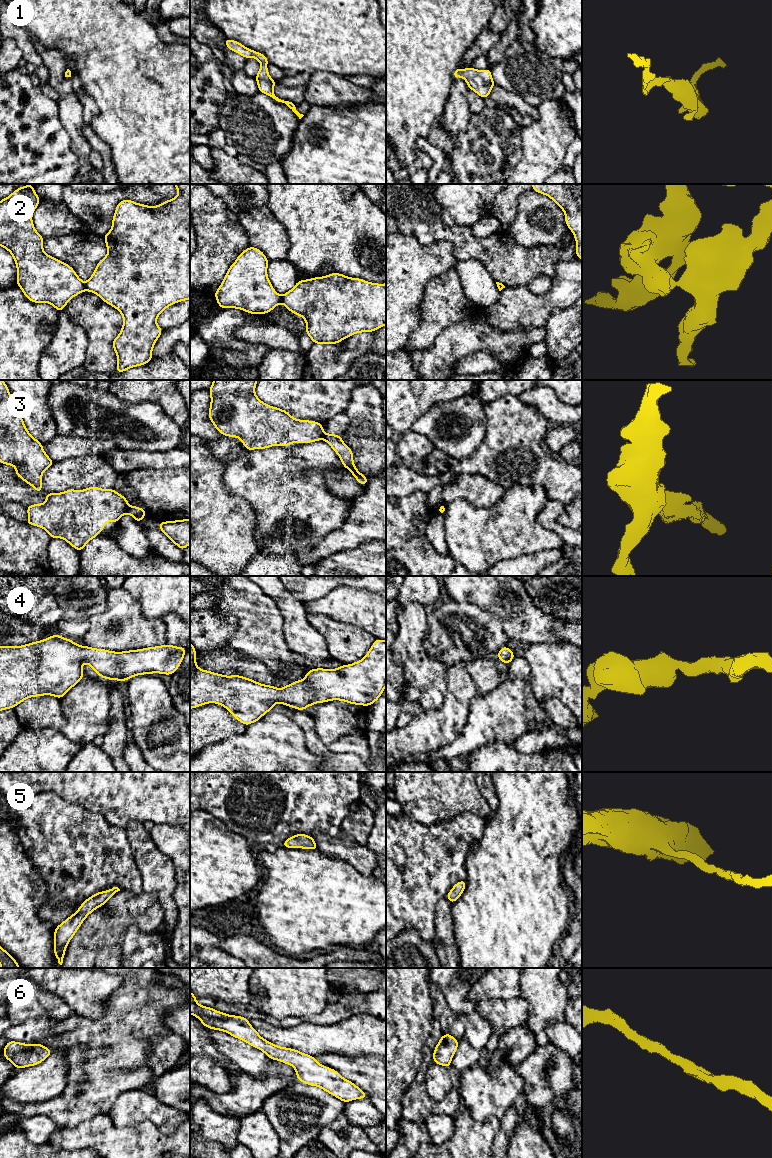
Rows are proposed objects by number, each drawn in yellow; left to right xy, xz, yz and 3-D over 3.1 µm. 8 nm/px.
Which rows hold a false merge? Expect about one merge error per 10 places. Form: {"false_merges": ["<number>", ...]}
{"false_merges": ["2", "3"]}

